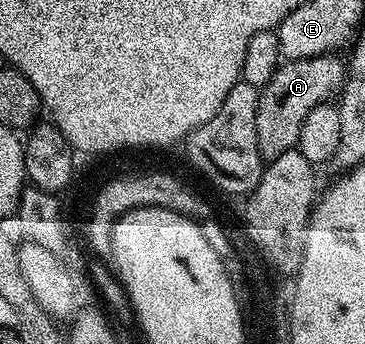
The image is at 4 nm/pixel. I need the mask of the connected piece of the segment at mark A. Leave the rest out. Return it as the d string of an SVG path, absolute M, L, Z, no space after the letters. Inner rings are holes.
M321 54L315 58L295 58L283 61L279 65L278 70L274 73L273 80L266 86L261 87L258 95L256 140L263 159L275 158L297 147L300 128L304 124L308 112L312 112L312 108L316 108L321 102L330 102L343 89L343 83L347 79L347 71L347 63L343 60L341 62L338 56L334 54Z

